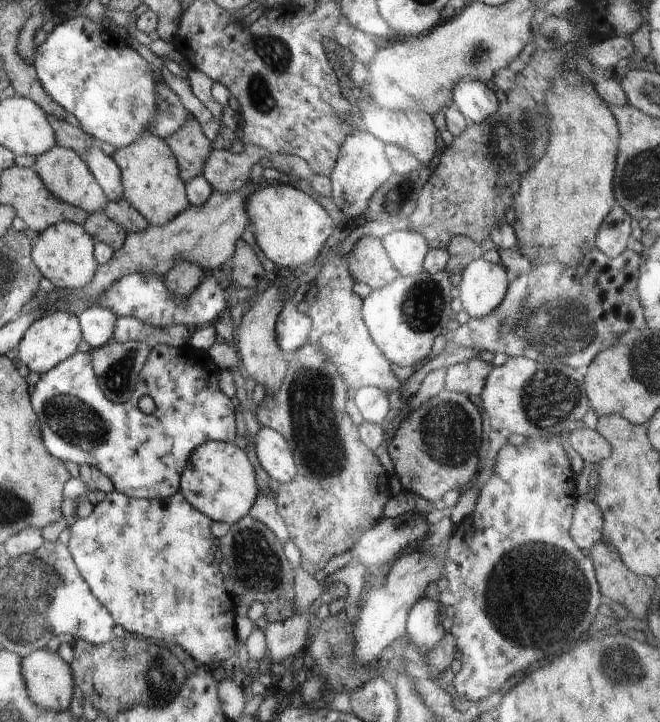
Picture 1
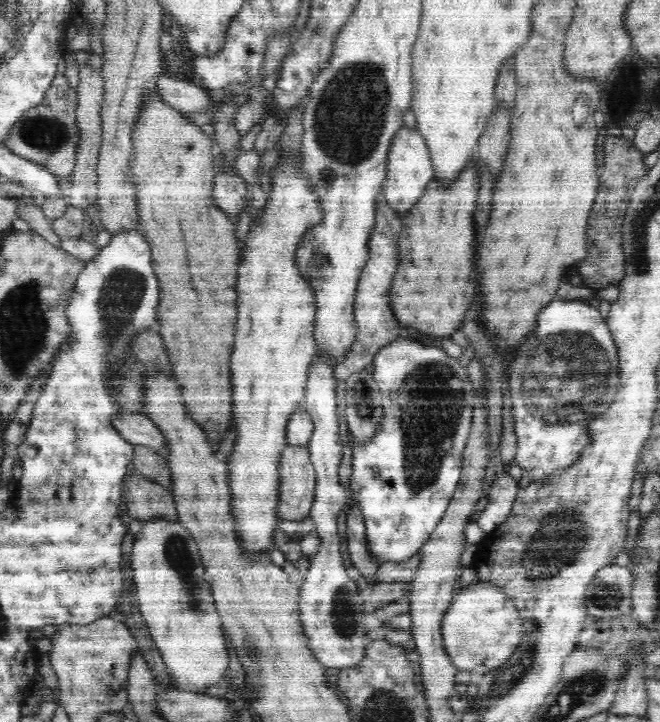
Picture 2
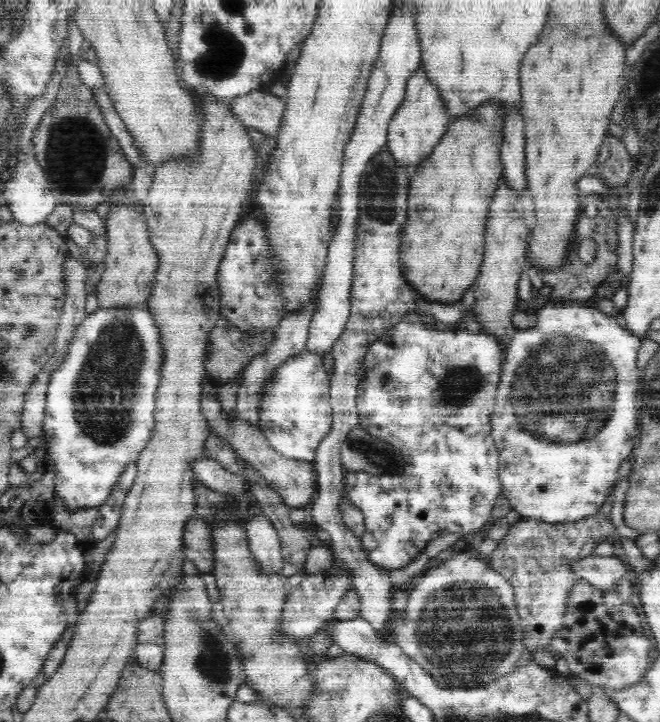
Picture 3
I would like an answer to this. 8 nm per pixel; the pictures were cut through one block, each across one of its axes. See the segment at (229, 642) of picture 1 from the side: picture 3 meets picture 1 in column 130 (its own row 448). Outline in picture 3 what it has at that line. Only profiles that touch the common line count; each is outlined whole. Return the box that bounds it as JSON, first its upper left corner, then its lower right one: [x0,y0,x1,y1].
[490,277,641,522]

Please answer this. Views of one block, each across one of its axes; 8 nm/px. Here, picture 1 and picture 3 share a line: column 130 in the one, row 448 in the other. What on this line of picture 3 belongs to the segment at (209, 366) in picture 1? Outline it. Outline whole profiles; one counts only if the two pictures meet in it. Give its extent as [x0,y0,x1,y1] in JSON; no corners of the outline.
[345,322,506,571]

